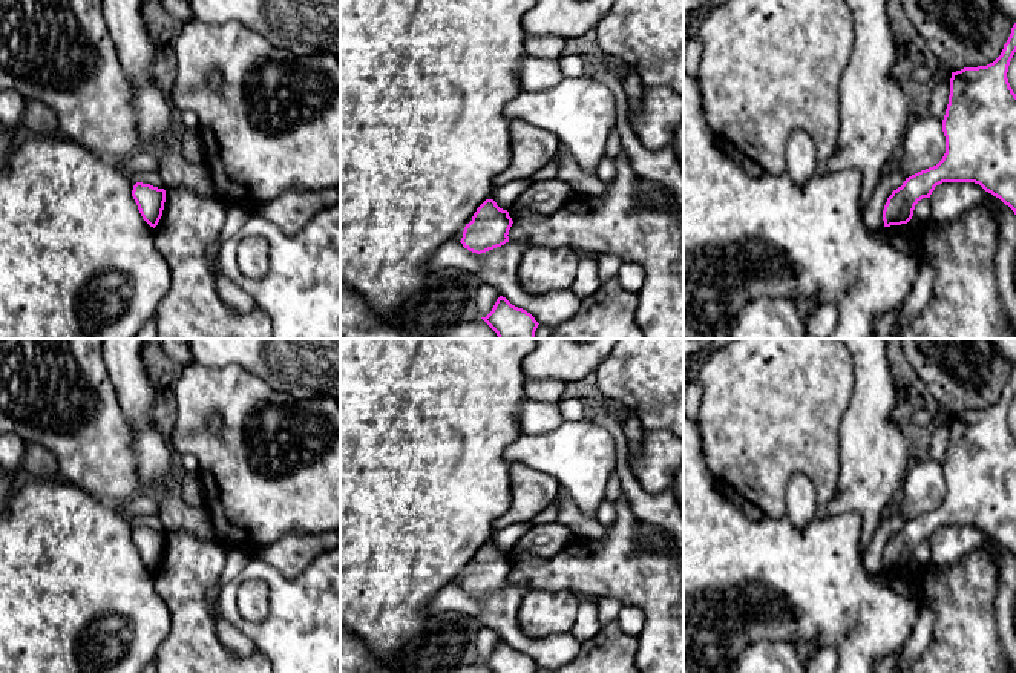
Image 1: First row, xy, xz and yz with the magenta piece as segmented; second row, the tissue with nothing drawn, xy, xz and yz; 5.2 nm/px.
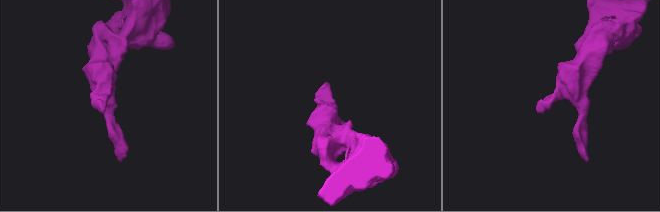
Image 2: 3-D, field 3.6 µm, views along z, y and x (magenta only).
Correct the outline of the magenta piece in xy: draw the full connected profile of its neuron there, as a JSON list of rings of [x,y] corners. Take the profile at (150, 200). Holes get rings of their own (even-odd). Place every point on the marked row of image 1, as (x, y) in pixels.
[[[136,182],[133,185],[132,196],[143,219],[155,228],[162,216],[166,190],[150,184]]]

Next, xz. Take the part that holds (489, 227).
[[[486,199],[466,224],[460,242],[472,253],[486,253],[509,242],[512,224],[507,210],[500,208],[493,199]]]

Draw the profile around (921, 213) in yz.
[[[923,198],[921,201],[918,201],[918,204],[915,205],[915,210],[913,210],[913,216],[907,222],[909,227],[923,225],[923,224],[929,222],[930,207],[932,205],[930,205],[929,198]]]

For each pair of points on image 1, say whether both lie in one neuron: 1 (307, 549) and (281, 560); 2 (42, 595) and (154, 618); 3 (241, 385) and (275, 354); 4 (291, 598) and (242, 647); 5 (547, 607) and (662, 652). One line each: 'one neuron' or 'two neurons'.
1: one neuron
2: one neuron
3: two neurons
4: two neurons
5: two neurons

